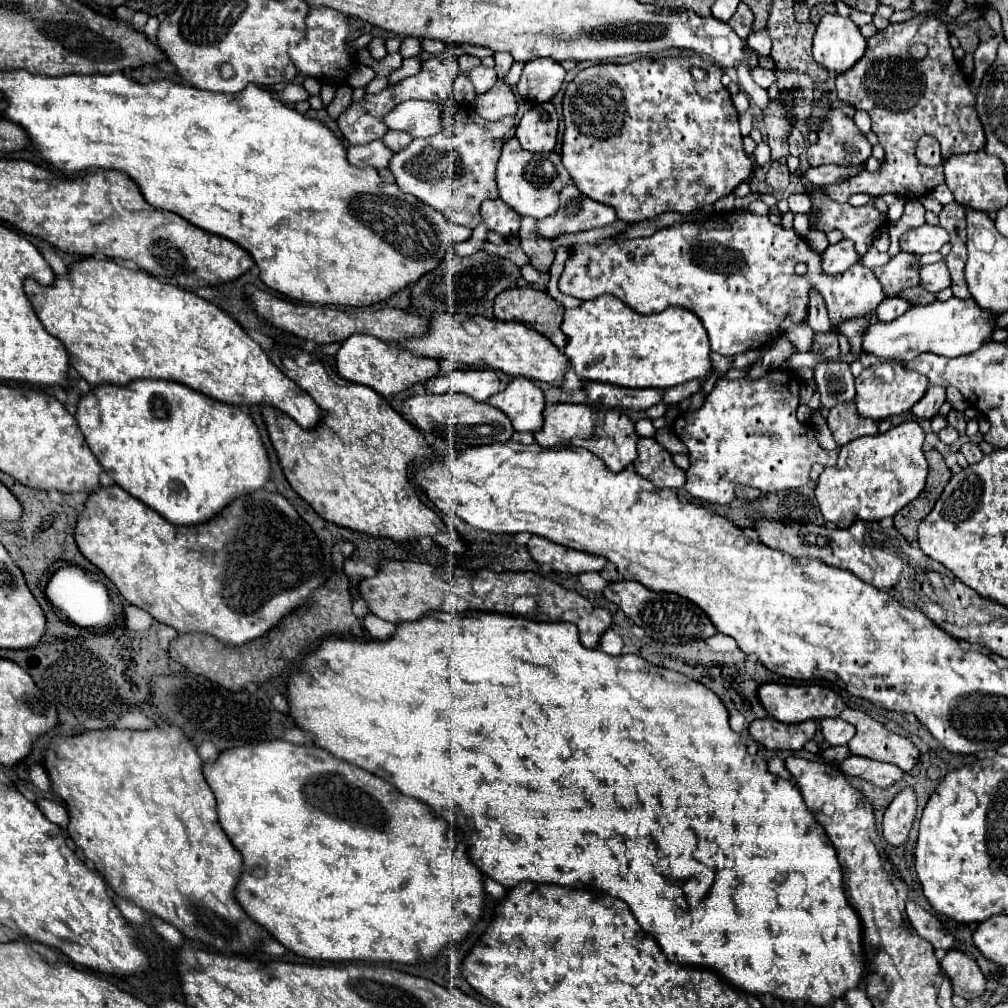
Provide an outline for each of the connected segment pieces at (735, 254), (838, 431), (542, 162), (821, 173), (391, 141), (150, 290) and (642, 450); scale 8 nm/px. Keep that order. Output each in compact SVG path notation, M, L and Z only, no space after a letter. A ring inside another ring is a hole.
M724 211L724 215L712 215L704 223L678 223L640 239L608 237L596 243L574 243L560 275L558 287L562 293L578 297L582 301L596 299L606 293L614 295L624 305L642 315L660 313L670 305L690 309L702 319L708 337L714 343L712 351L728 357L734 357L748 349L758 349L780 337L790 325L806 321L810 287L816 287L822 293L830 321L834 325L842 319L868 315L884 299L880 283L862 263L852 265L840 275L824 275L820 273L820 255L814 253L802 237L796 237L794 231L786 231L780 225L770 223L768 217L752 215L748 211ZM798 261L808 263L808 277L796 275L794 265Z
M840 403L828 413L828 427L838 445L846 445L864 435L878 435L878 423L856 411L856 403Z
M516 137L504 141L502 153L498 159L498 189L500 199L516 209L520 215L530 215L534 219L548 217L558 209L558 193L570 185L572 179L564 169L560 155L556 151L550 153L528 153L520 149Z
M824 165L824 167L808 167L806 171L802 171L802 175L812 181L812 185L830 185L830 183L838 183L848 175L854 175L858 169L838 169L834 165Z
M388 131L382 137L382 141L384 141L384 145L388 145L388 149L392 149L396 153L396 151L404 149L412 141L412 137L408 133L404 133L404 131Z
M90 257L90 259L84 259L84 261L74 263L74 265L70 267L70 271L68 271L66 277L60 277L60 275L58 275L52 287L44 287L44 285L40 285L40 283L28 279L28 281L24 283L24 291L26 291L26 295L28 295L30 303L32 303L32 307L34 307L36 315L38 315L38 319L42 321L44 329L46 329L50 335L58 337L58 339L64 343L64 347L68 349L72 367L74 367L92 387L96 387L96 385L118 385L118 387L122 387L122 385L128 385L130 381L136 381L136 379L166 379L166 381L182 383L182 385L186 385L186 387L190 387L190 389L194 389L194 391L198 391L198 393L202 393L202 395L206 395L206 397L212 397L212 399L222 401L222 403L228 403L228 405L238 405L238 407L240 407L240 405L246 405L246 407L250 407L250 405L270 405L270 407L280 409L280 411L284 411L286 415L290 415L290 417L292 417L302 429L306 429L306 431L312 431L312 429L318 427L320 421L322 421L322 411L320 411L320 407L316 405L316 401L314 401L308 393L304 393L292 379L288 379L288 377L268 359L268 355L260 349L260 345L258 345L258 343L256 343L256 341L254 341L254 339L252 339L252 337L250 337L250 335L248 335L248 333L228 315L228 313L224 313L224 311L222 311L220 307L216 307L214 303L210 303L210 301L206 301L206 299L202 299L202 297L198 297L198 295L194 295L194 293L190 293L190 291L184 291L184 289L174 287L174 285L164 285L164 283L160 283L156 277L144 273L142 269L132 271L132 269L128 269L128 267L124 267L124 265L116 263L116 261Z
M656 439L638 441L638 457L634 461L638 475L650 479L658 489L678 489L686 483L686 475L674 465L672 455L656 443Z

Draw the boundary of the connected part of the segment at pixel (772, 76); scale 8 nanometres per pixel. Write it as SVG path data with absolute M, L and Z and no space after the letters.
M754 67L752 71L752 79L756 85L760 85L762 89L768 89L772 85L772 81L776 81L776 71L772 69L764 69L764 67Z

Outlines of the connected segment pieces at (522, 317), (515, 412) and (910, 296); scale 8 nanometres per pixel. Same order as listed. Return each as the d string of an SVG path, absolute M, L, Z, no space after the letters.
M510 287L494 299L494 315L500 321L520 321L526 327L548 337L560 351L566 347L566 337L560 331L564 307L548 293L534 287Z
M526 377L512 379L508 387L492 395L488 403L506 413L518 433L534 433L544 425L544 391Z
M924 287L906 289L906 291L902 291L902 297L906 297L908 301L912 301L914 305L926 305L926 303L936 301L936 293L930 293L930 291L926 291Z

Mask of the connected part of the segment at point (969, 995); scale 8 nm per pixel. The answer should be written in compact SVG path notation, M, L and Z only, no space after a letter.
M960 949L948 951L948 955L942 959L944 973L952 979L954 993L964 999L974 999L984 995L986 991L986 977L982 975L980 967L974 959L964 955Z

